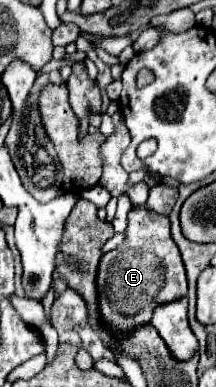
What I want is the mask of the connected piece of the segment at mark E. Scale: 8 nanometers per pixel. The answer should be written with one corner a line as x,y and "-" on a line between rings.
132,208
124,242
108,254
102,254
96,274
98,288
98,314
100,324
116,338
122,340
132,330
150,324
152,310
160,304
174,302
188,294
186,272
178,246
170,238
168,216
144,208

